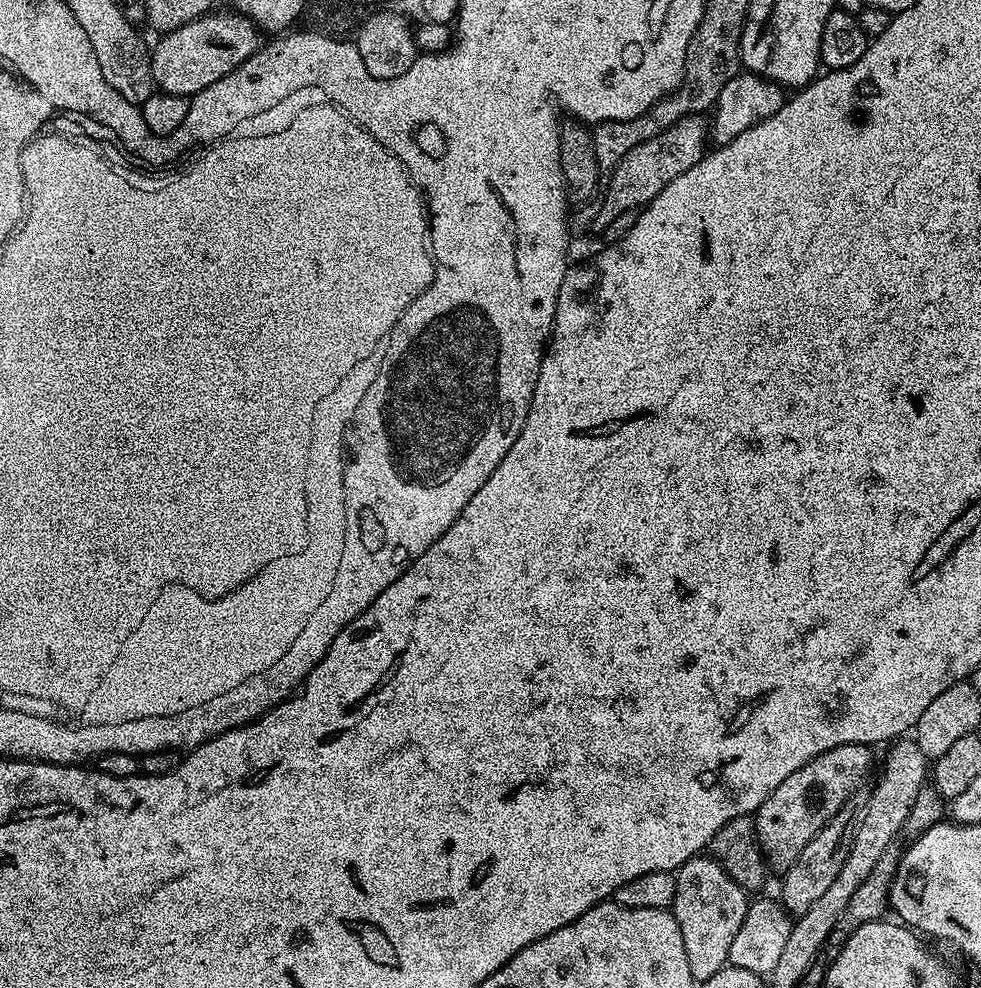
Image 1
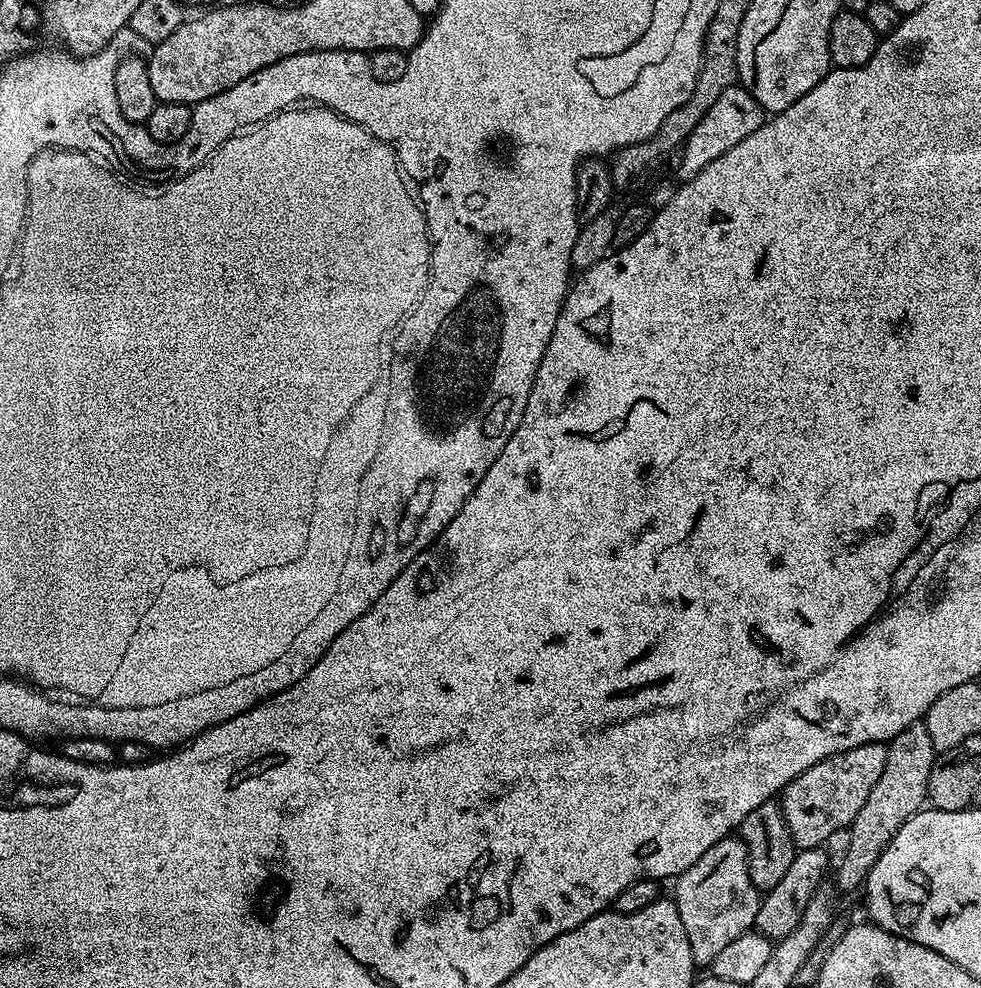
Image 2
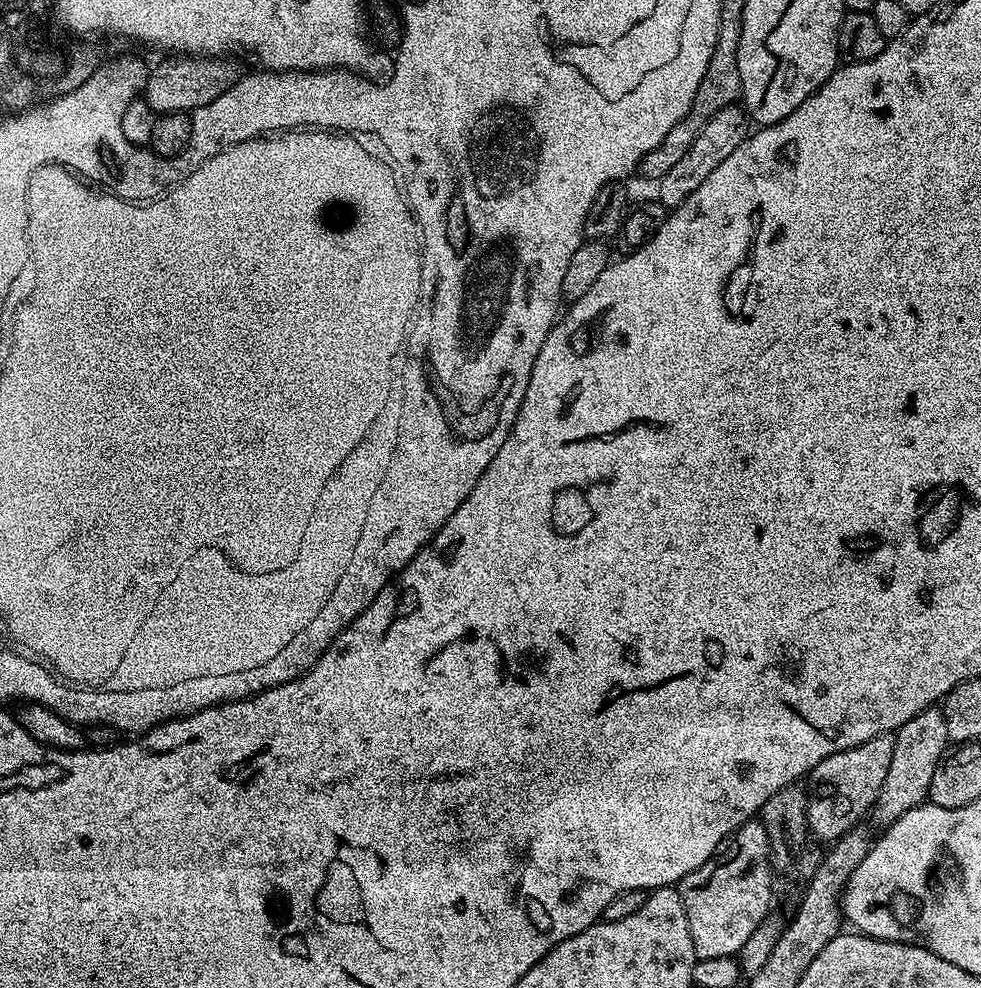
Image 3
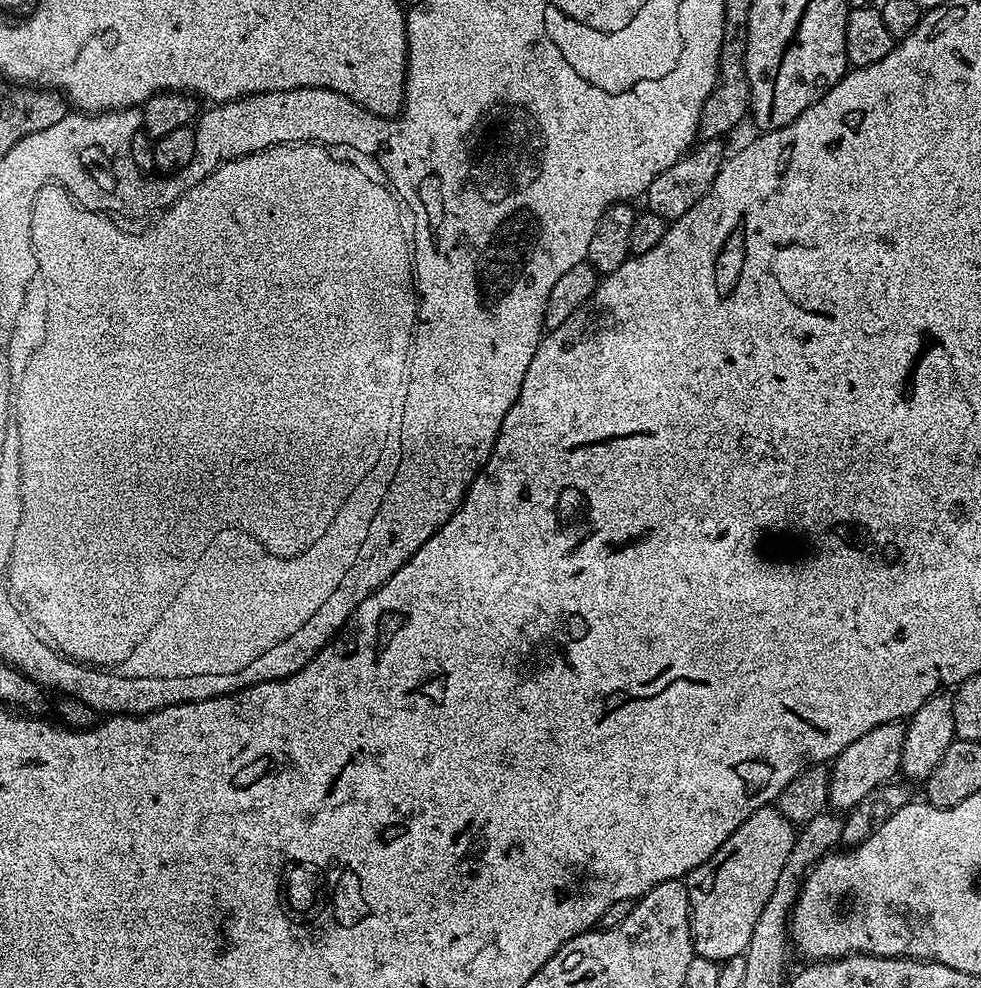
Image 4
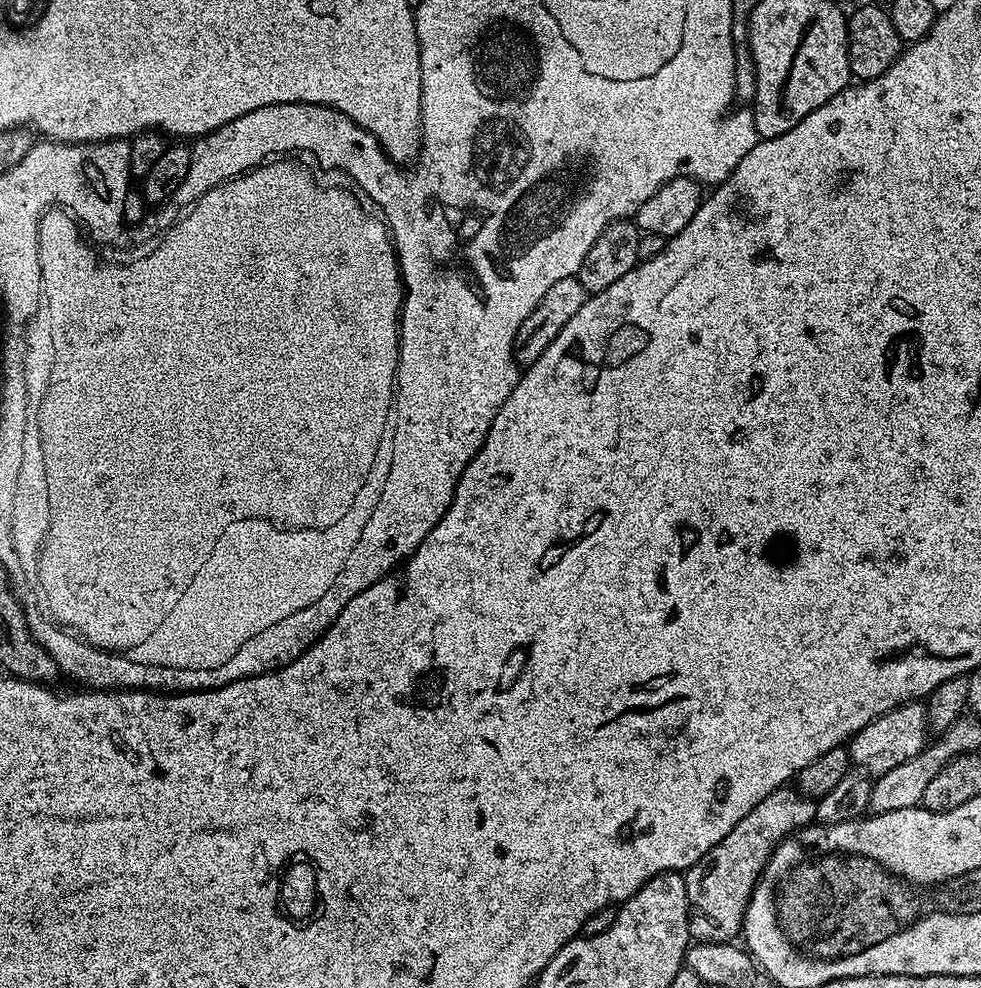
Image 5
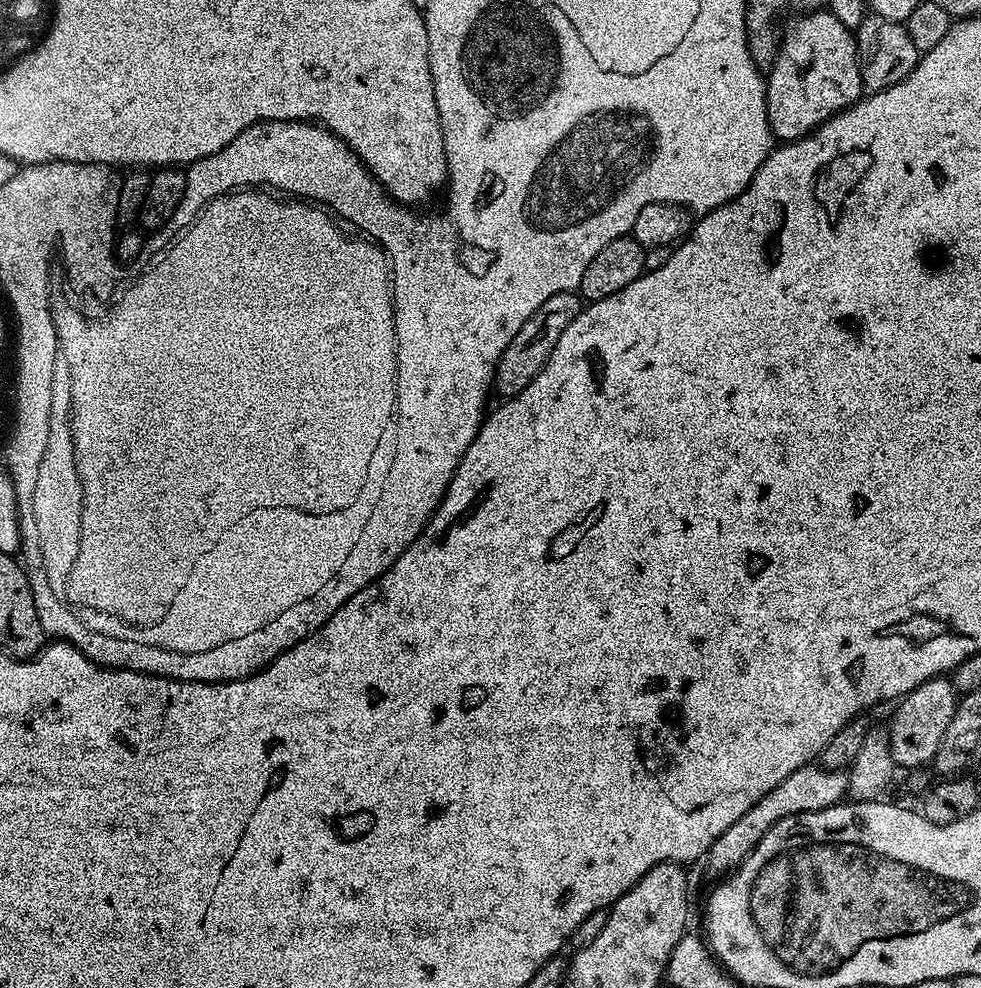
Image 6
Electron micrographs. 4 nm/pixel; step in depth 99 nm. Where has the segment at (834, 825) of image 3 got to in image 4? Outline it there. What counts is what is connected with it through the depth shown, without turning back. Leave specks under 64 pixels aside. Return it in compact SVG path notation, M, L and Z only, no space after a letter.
M897 722L895 724L883 724L858 738L846 750L830 764L830 794L829 805L836 810L847 810L858 806L870 790L874 790L880 784L887 784L893 779L892 775L900 772L900 755L904 746L905 725Z

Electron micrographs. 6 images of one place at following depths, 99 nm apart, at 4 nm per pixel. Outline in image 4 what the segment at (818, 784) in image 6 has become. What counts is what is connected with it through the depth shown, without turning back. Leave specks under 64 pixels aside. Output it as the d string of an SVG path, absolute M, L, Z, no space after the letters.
M775 806L759 808L722 842L722 846L702 866L683 877L688 891L688 921L692 931L692 950L695 955L723 962L744 954L754 932L754 924L762 915L763 907L774 890L775 882L790 856L798 833L797 825L791 824Z

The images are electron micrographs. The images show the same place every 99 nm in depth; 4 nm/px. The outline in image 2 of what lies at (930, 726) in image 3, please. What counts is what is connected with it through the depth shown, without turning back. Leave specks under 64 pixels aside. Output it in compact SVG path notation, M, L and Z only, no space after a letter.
M923 722L911 724L902 734L898 734L887 745L886 770L882 770L882 778L874 782L874 790L870 790L870 798L866 798L866 806L858 810L858 818L847 829L848 849L836 868L835 887L844 892L852 892L861 887L867 880L874 862L886 850L886 846L898 834L898 830L916 812L925 807L928 799L928 783L930 770L936 764L938 753L934 742L930 742L930 734Z

